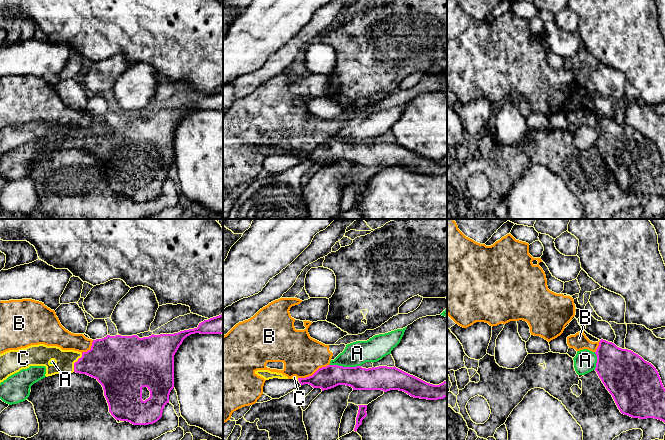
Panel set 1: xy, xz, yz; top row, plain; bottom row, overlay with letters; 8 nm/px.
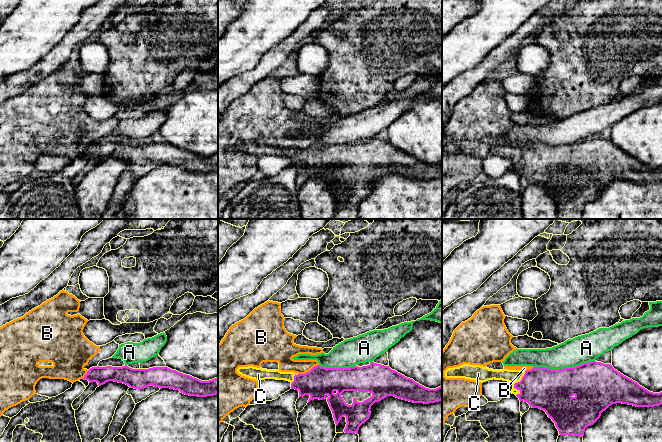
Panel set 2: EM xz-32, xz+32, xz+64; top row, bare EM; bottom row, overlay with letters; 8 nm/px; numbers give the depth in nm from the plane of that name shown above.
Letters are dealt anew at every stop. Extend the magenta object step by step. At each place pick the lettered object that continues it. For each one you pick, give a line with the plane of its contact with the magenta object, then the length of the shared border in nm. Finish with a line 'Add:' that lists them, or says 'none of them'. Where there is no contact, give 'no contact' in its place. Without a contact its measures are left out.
C: xy | 170 nm
Add: C

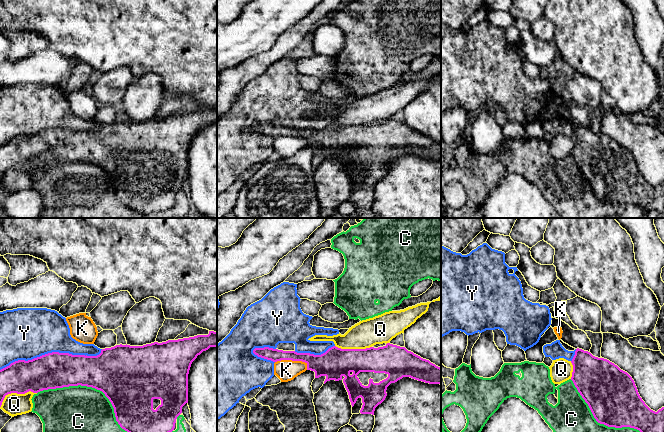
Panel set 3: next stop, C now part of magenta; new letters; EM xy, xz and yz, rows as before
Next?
Add: none of them

